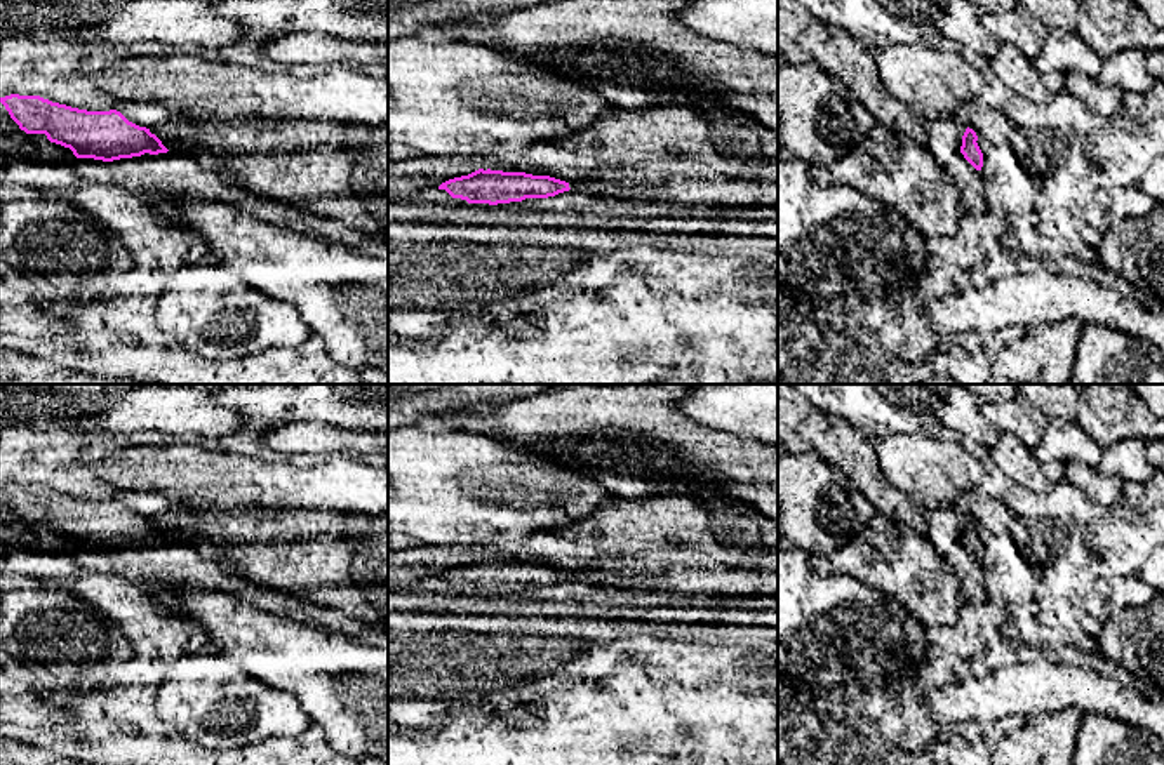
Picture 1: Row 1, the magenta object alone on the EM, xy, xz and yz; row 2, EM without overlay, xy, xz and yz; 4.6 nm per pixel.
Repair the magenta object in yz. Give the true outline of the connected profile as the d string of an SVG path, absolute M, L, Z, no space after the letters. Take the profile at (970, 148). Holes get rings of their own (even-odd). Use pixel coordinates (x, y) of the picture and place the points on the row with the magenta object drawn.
M969 127L962 136L962 146L959 150L953 150L938 139L927 141L927 150L950 174L960 193L962 212L971 216L981 216L990 209L985 198L985 181L980 174L983 167L983 153L976 141L978 136Z

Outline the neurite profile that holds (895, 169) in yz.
M877 123L860 136L858 144L830 167L833 184L860 190L900 212L910 226L929 238L953 236L959 231L960 193L950 174L936 162L927 146Z

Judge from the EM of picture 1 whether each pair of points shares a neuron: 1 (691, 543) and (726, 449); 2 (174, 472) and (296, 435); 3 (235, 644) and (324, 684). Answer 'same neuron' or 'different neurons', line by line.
1: different neurons
2: different neurons
3: same neuron

